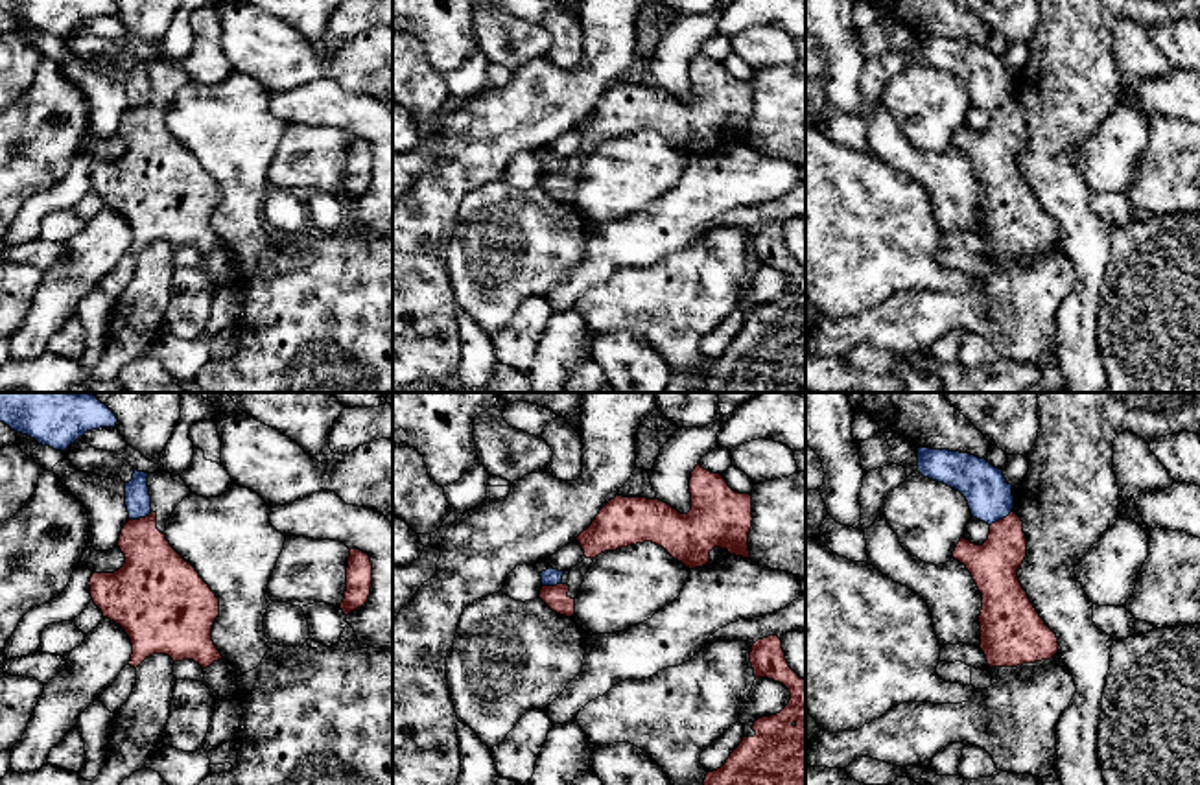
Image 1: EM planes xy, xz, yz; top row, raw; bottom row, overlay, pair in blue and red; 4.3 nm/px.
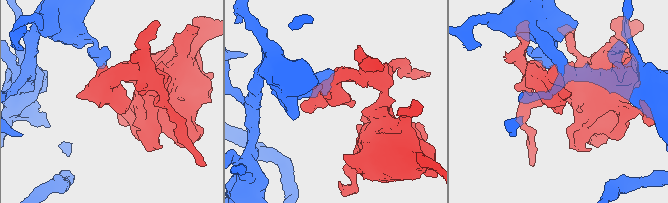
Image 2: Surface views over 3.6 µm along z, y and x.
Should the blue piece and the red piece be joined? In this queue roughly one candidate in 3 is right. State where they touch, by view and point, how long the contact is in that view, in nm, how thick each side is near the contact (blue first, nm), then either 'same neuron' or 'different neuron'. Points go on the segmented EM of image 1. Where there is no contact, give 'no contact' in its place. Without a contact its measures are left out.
xy (141, 516) | 110 nm | 110/260 nm | different neuron

